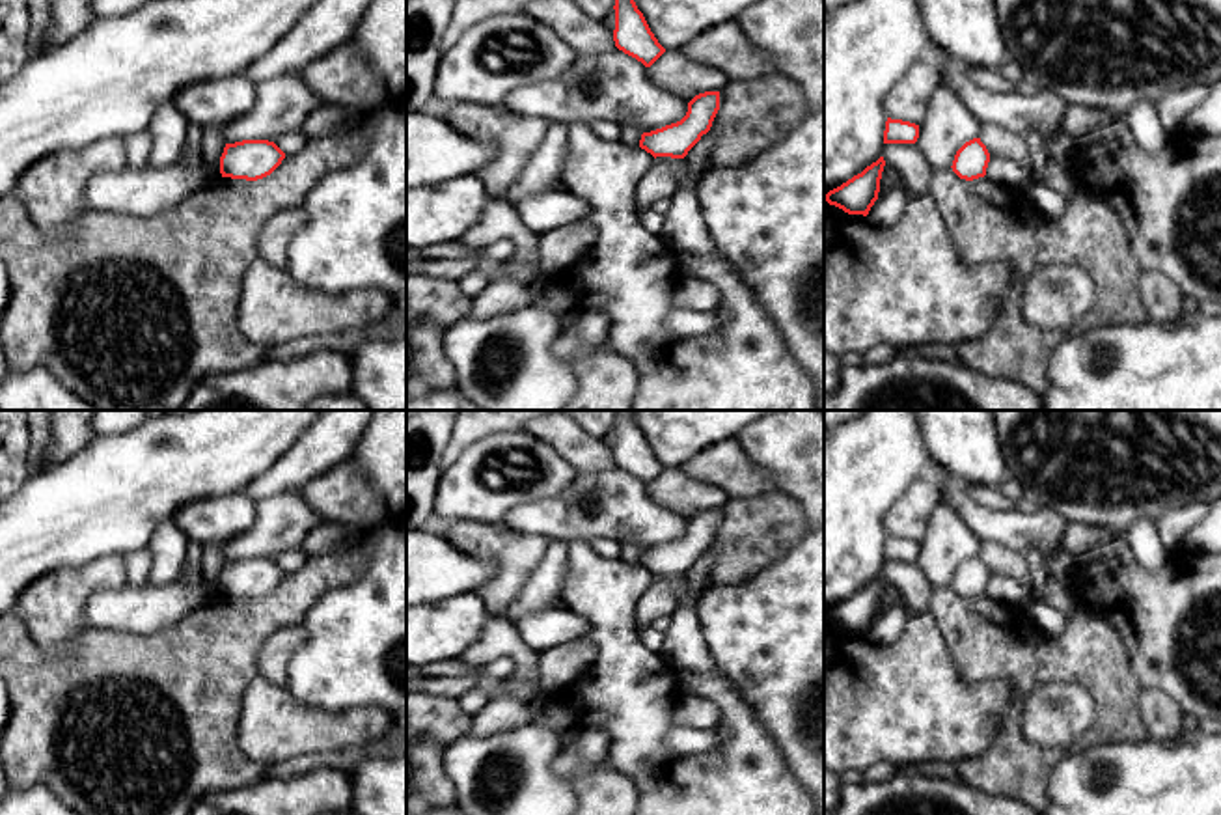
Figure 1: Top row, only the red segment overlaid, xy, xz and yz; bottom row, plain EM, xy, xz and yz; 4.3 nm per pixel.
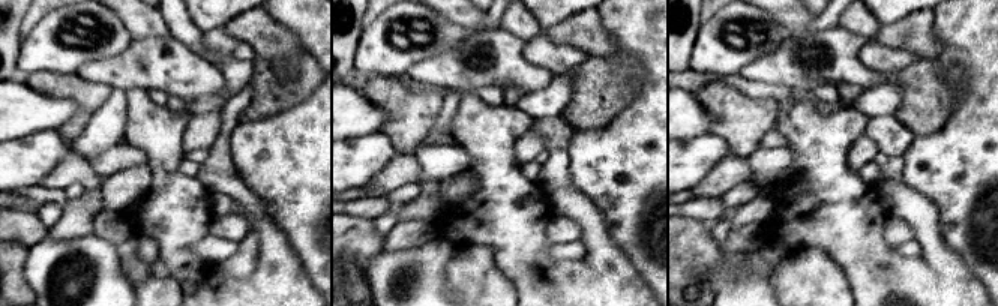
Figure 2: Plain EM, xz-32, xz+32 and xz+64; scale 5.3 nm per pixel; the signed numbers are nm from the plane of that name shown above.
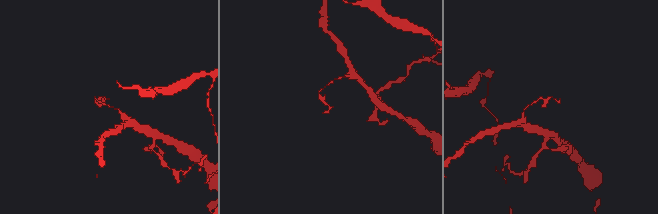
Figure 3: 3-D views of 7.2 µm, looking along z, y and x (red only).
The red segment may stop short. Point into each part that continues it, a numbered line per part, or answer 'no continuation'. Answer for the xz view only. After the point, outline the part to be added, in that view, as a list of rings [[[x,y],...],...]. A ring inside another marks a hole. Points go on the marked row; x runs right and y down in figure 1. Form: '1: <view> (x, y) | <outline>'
no continuation

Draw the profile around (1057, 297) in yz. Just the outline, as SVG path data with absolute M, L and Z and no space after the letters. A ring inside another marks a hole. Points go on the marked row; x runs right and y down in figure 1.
M1048 265L1020 280L1023 319L1042 330L1070 334L1087 325L1096 300L1089 272L1074 265Z

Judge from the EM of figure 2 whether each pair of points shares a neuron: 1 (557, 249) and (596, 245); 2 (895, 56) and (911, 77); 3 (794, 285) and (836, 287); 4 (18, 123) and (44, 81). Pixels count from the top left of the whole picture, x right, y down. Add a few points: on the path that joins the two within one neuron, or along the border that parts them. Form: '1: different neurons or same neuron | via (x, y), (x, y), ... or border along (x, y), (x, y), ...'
1: different neurons | border along (581, 239), (584, 257)
2: different neurons | border along (917, 60), (898, 71), (883, 74)
3: same neuron | via (805, 285), (826, 287)
4: different neurons | border along (21, 77), (39, 92), (72, 99)

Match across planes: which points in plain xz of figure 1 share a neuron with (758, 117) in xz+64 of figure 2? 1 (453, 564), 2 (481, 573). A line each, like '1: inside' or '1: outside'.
1: outside
2: outside

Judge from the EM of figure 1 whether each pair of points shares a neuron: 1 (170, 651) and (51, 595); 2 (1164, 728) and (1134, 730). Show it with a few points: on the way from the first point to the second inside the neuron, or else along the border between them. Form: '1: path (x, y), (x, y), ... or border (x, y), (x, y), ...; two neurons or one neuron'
1: border (88, 627), (62, 653), (54, 655); two neurons
2: border (1141, 687), (1139, 717), (1147, 735); two neurons

